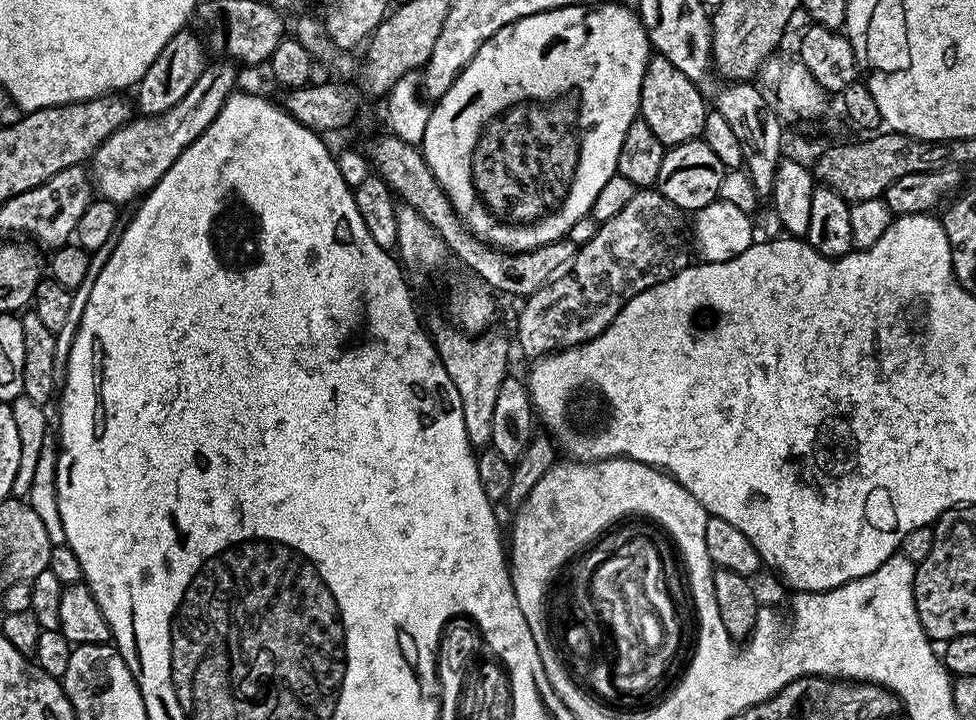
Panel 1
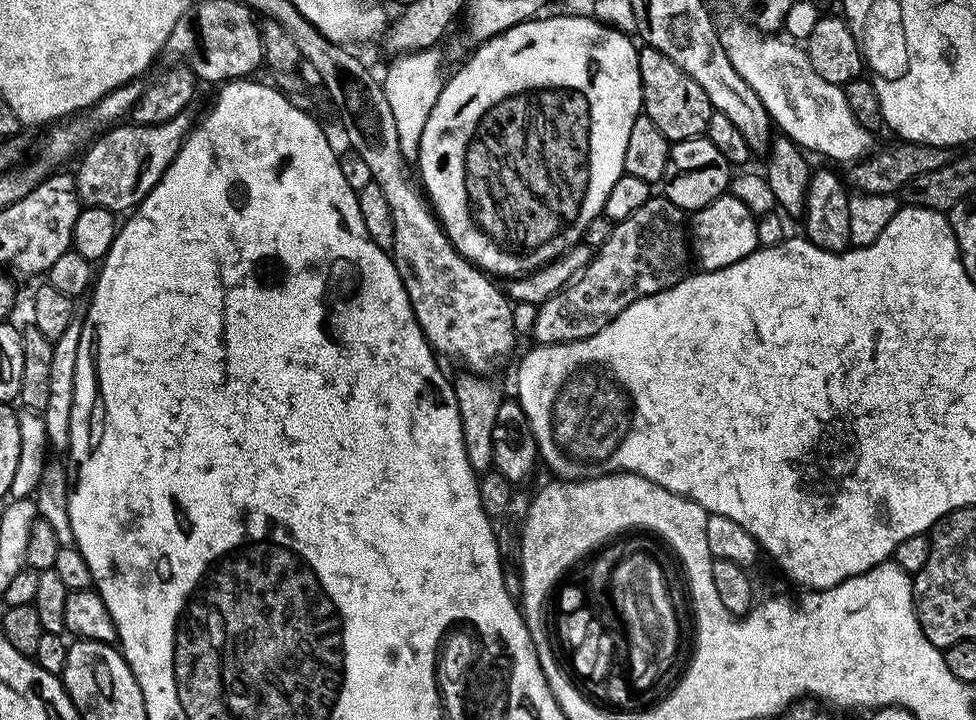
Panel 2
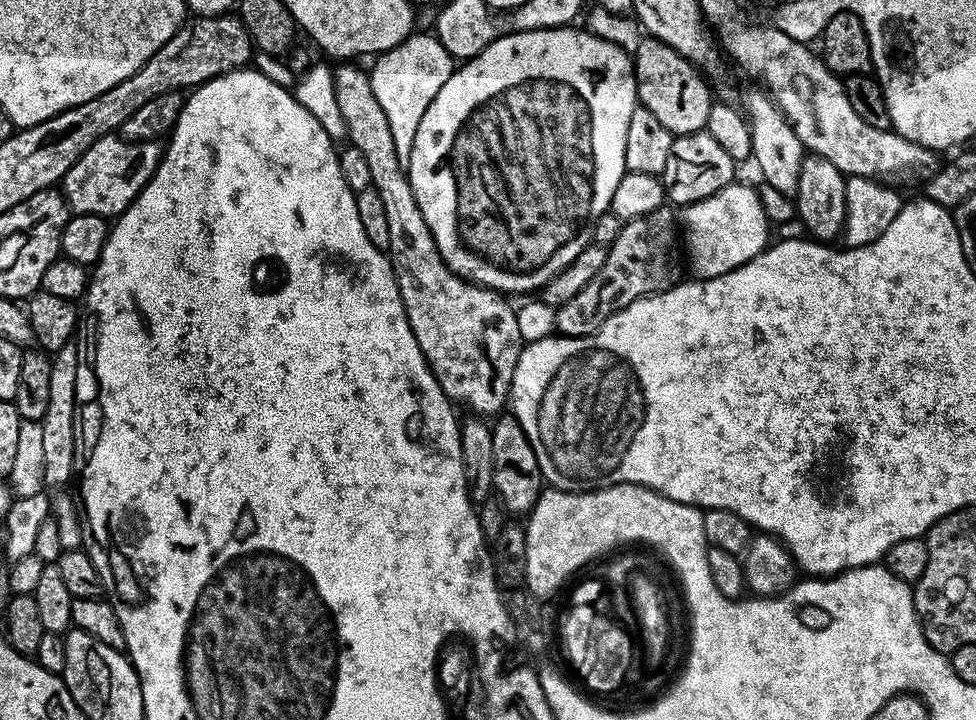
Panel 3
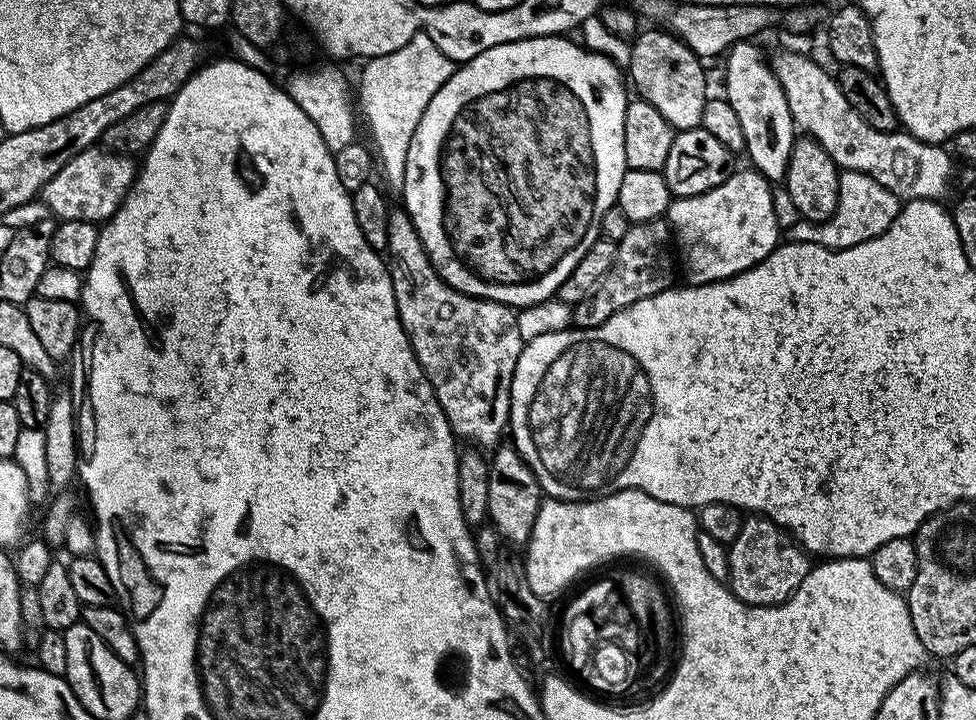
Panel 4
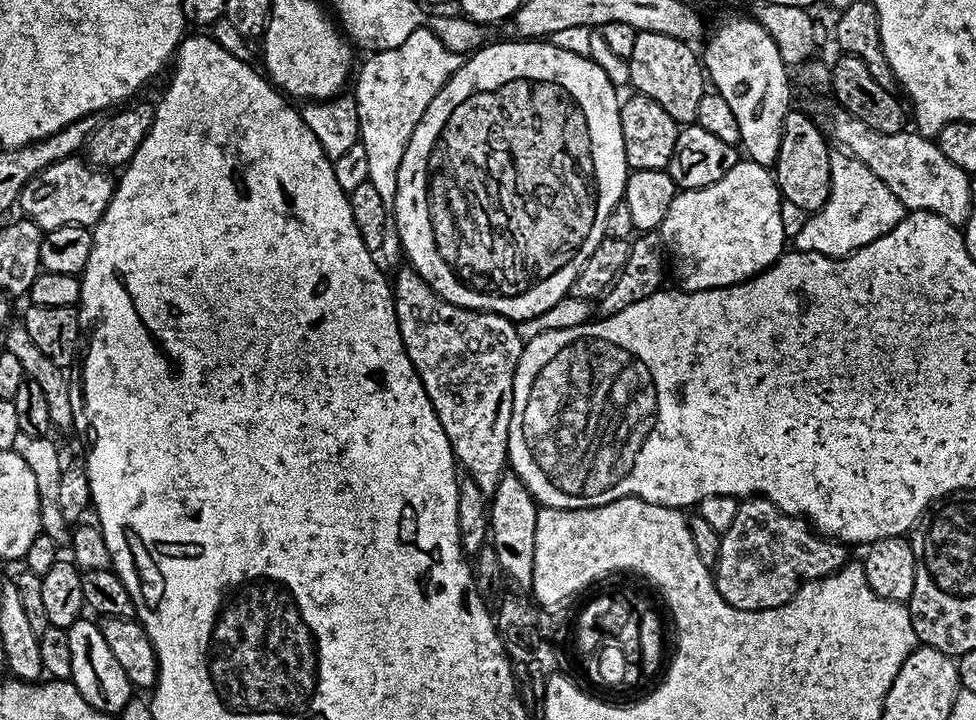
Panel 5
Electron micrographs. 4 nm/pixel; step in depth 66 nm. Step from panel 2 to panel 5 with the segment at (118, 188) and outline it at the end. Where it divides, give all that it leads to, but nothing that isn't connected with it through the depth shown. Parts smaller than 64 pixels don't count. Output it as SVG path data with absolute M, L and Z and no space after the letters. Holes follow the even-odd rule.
M79 155L68 156L64 160L46 166L38 173L35 180L26 182L20 191L18 208L23 215L33 220L44 232L67 224L94 226L102 218L106 206L112 200L114 180L107 171L88 163Z

